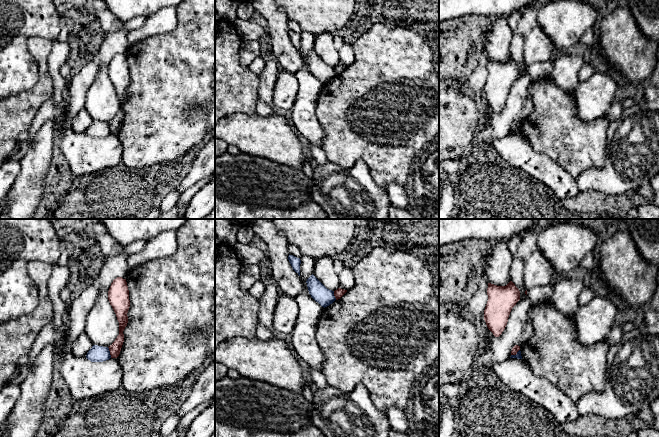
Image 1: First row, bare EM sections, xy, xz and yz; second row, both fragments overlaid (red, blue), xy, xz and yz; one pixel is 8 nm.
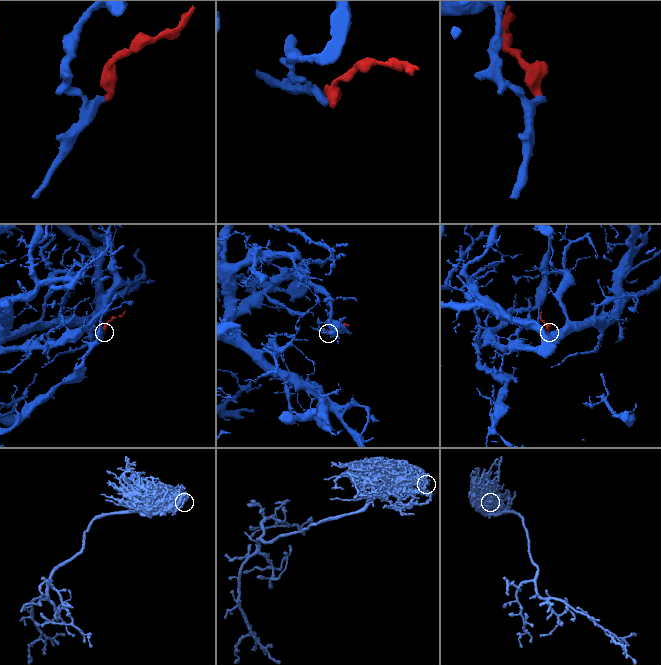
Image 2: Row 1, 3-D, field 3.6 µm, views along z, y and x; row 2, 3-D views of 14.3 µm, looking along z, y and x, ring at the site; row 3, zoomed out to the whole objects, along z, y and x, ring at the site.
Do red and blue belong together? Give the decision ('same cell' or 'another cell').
another cell

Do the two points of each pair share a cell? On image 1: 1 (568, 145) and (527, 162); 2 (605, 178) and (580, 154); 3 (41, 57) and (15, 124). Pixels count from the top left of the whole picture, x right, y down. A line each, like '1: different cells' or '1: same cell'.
1: different cells
2: different cells
3: same cell

